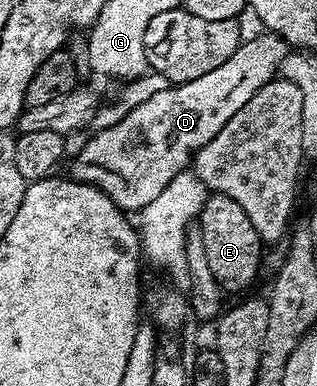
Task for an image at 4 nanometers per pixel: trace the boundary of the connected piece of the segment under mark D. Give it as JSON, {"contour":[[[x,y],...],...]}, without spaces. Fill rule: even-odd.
{"contour":[[[261,32],[258,38],[246,37],[235,48],[235,52],[231,52],[231,56],[227,56],[227,60],[219,64],[219,68],[207,72],[207,76],[171,84],[163,92],[155,92],[151,100],[143,100],[139,108],[131,108],[131,112],[127,112],[127,116],[123,116],[123,120],[119,120],[111,128],[96,131],[92,135],[94,138],[90,142],[88,139],[72,159],[72,177],[78,182],[86,182],[88,186],[99,188],[119,209],[139,212],[192,163],[193,155],[219,134],[223,124],[227,124],[227,120],[231,120],[231,116],[235,116],[235,112],[239,112],[239,108],[243,108],[243,104],[247,104],[247,100],[251,100],[251,96],[259,92],[259,88],[278,77],[281,63],[290,52],[289,43],[278,34]]]}

